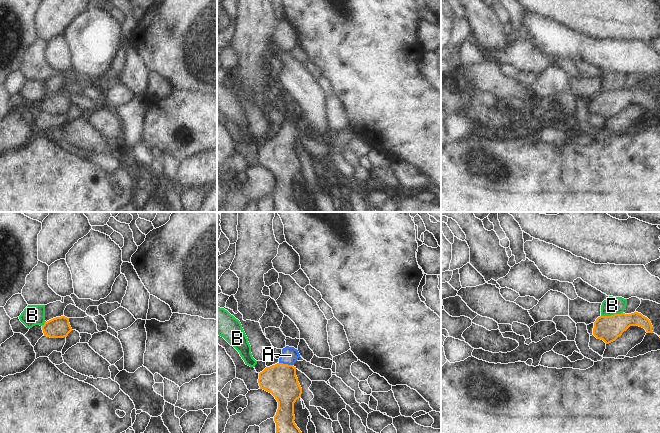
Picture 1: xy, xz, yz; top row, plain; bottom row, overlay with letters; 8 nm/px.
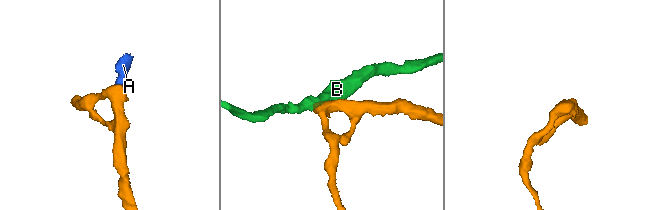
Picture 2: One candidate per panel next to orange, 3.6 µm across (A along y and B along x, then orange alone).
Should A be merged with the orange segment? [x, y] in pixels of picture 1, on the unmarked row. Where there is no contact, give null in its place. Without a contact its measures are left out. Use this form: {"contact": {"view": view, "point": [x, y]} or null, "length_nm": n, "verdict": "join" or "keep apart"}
{"contact": {"view": "xz", "point": [286, 140]}, "length_nm": 110, "verdict": "join"}

